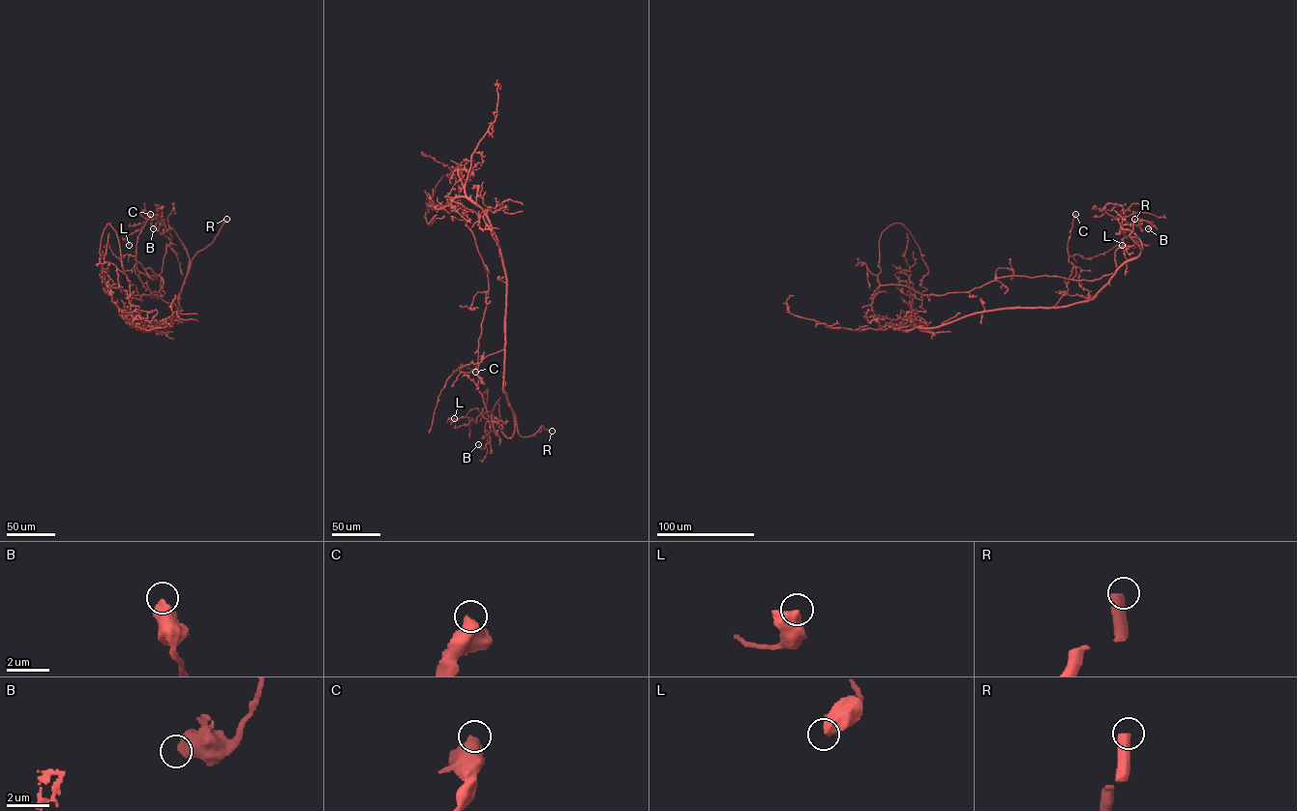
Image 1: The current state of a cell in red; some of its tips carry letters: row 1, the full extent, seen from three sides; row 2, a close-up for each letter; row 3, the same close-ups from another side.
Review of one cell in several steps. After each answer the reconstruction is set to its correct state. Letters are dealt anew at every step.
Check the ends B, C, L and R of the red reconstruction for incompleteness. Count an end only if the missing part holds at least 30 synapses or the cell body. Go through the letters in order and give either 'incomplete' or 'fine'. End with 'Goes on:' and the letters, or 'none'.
B: fine
C: fine
L: fine
R: incomplete
Goes on: R

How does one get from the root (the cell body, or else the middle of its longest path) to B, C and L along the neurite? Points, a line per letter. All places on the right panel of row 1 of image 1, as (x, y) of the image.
B: (1139, 240), (1122, 225), (1137, 225), (1143, 220), (1152, 222), (1148, 228)
C: (1139, 240), (1117, 249), (1114, 272), (1093, 281), (1073, 280), (1076, 267), (1069, 261), (1067, 249), (1075, 214)
L: (1139, 240), (1122, 227), (1122, 218), (1119, 215), (1126, 215), (1120, 226), (1125, 235), (1122, 245)

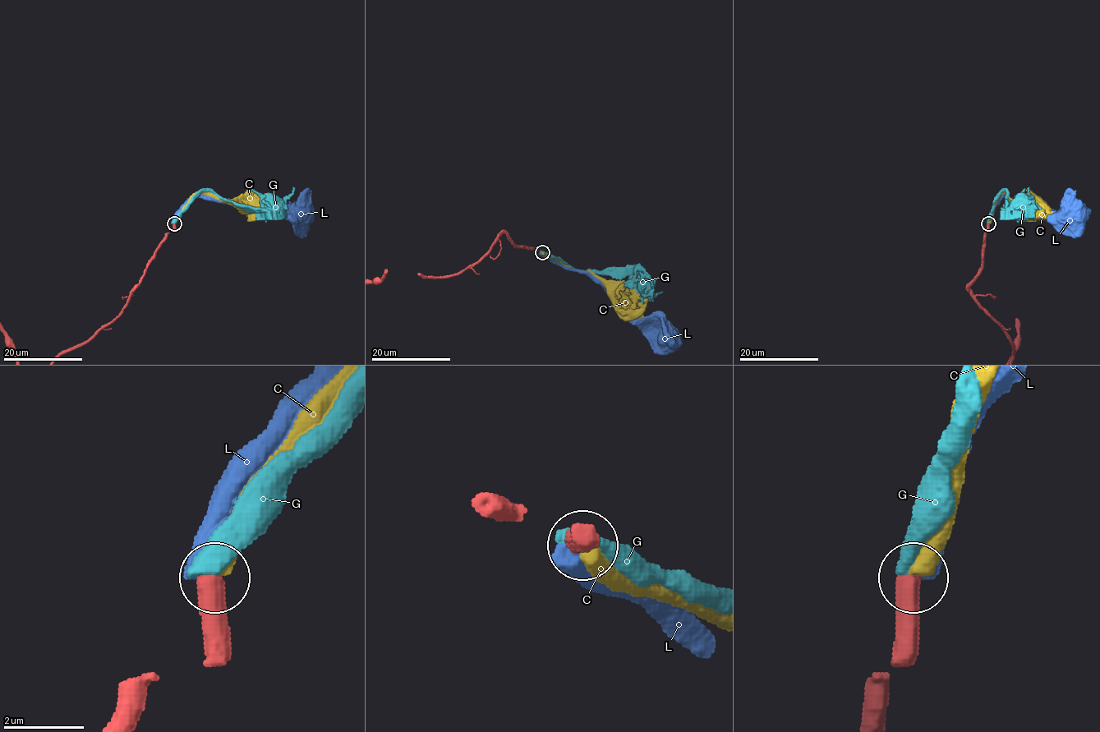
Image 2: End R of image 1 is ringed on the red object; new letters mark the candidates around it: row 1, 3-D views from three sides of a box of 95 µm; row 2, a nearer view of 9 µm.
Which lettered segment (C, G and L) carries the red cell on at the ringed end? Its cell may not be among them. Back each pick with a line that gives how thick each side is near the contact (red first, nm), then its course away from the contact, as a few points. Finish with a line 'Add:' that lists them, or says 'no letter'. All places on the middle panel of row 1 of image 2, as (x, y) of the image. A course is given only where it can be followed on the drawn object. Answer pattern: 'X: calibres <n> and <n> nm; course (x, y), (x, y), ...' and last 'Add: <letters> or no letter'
C: calibres 550 and 440 nm; course (542, 251), (558, 259), (567, 266), (593, 274), (619, 296)
Add: C

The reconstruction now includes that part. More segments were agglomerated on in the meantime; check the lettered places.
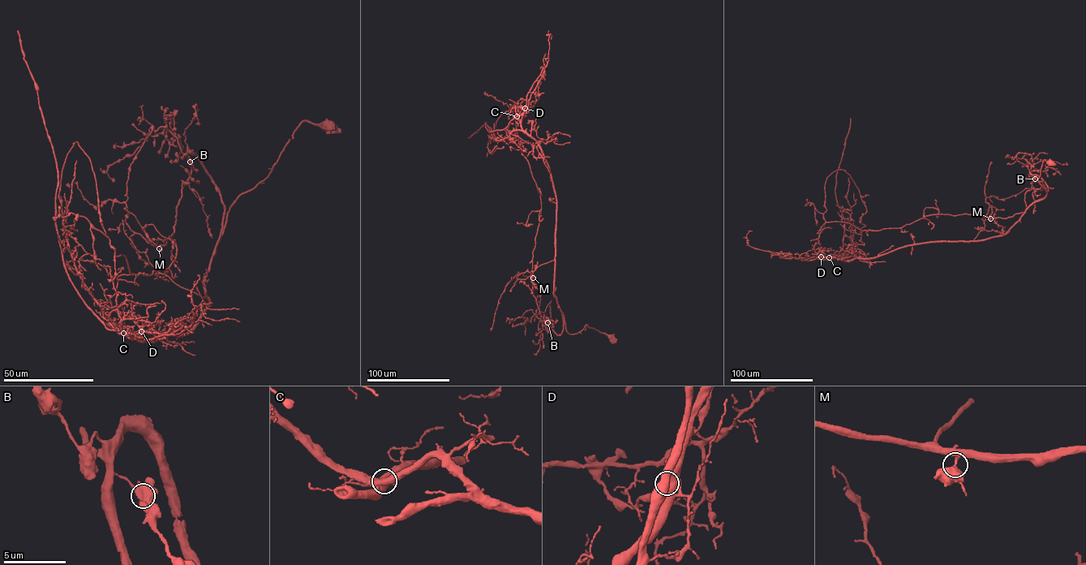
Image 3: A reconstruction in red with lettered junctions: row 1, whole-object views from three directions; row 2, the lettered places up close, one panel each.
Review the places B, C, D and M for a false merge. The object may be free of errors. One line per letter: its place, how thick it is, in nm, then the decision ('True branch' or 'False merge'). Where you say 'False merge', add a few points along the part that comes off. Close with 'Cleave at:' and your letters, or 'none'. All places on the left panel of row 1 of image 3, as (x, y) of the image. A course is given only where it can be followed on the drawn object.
B: Place: (190, 161). Thickness 800 nm. True branch
C: Place: (123, 333). Thickness 650 nm. False merge. Course of the part to remove: (123, 333), (108, 329), (90, 308), (64, 264), (56, 224), (56, 158), (17, 30)
D: Place: (141, 331). Thickness 480 nm. True branch
M: Place: (159, 248). Thickness 440 nm. True branch
Cleave at: C

